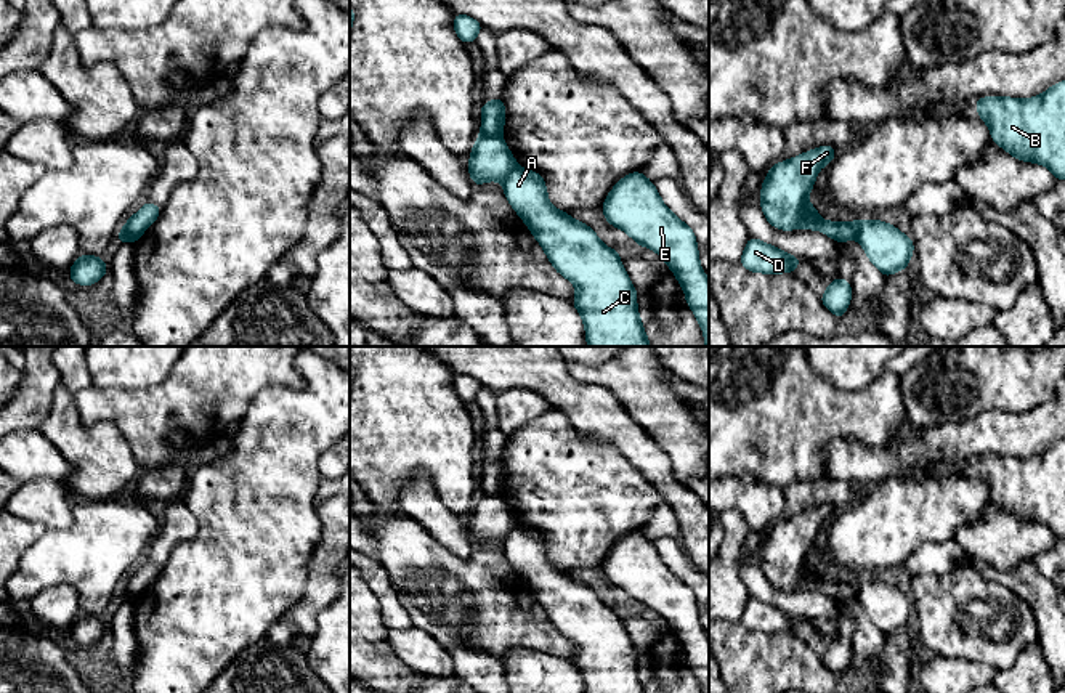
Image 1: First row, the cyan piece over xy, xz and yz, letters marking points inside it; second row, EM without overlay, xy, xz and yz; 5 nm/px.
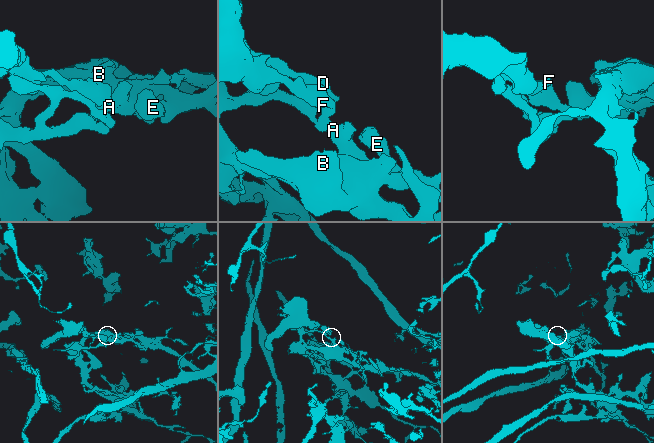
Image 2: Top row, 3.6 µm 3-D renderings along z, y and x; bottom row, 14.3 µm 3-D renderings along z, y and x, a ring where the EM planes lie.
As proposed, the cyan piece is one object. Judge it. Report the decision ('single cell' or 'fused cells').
fused cells

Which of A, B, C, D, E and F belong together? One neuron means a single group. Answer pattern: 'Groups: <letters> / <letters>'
Groups: A B C D E / F

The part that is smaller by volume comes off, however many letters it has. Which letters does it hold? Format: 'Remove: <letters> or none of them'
Remove: F

